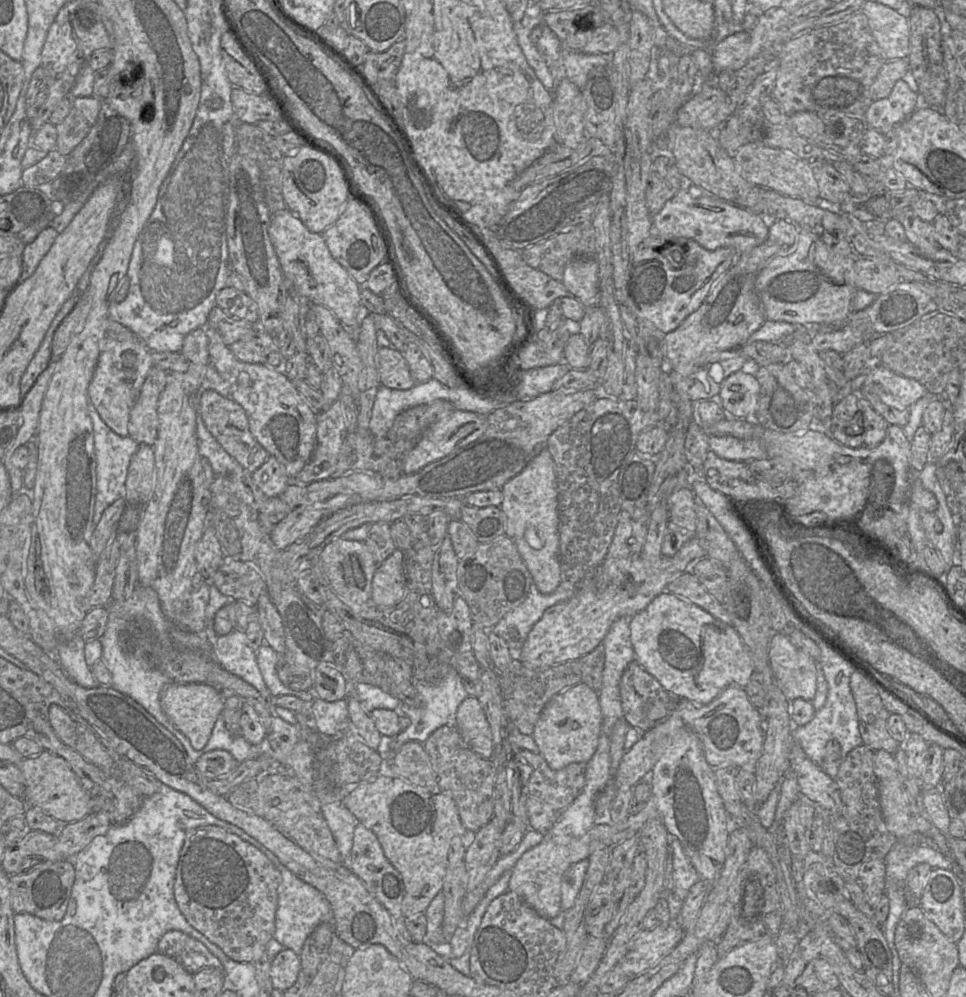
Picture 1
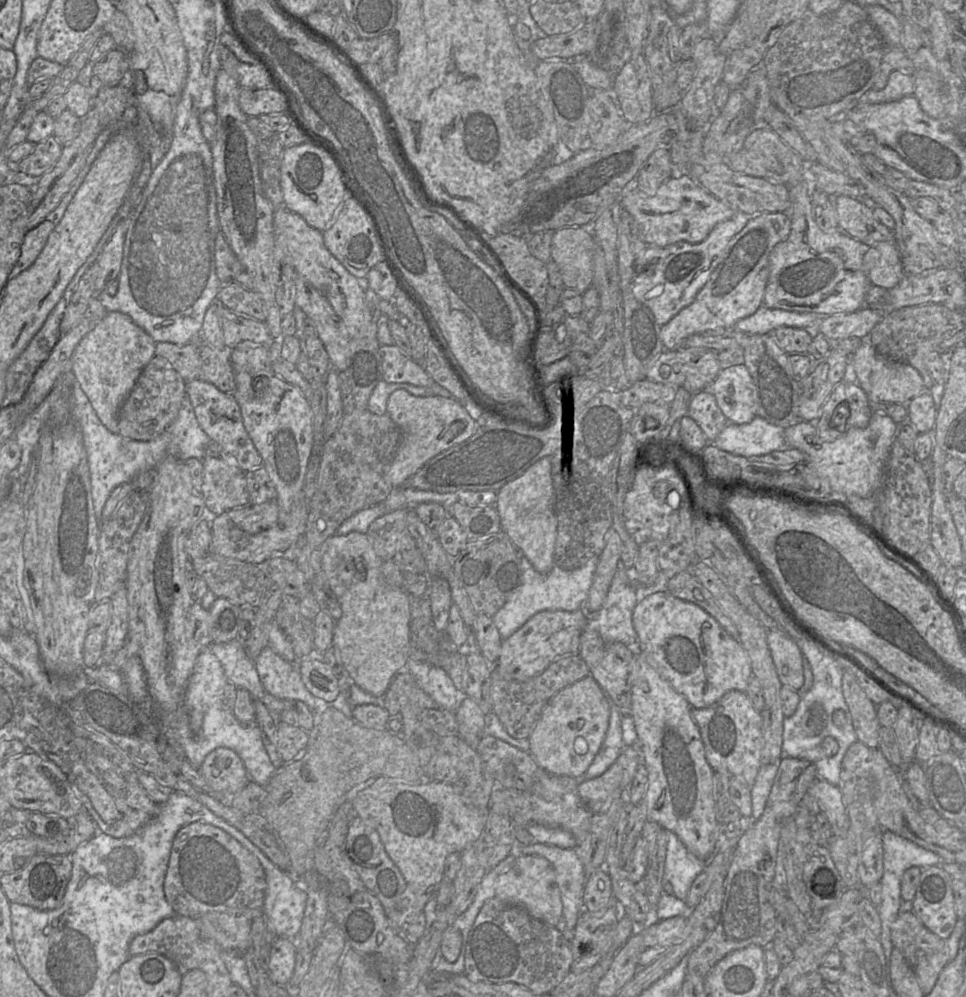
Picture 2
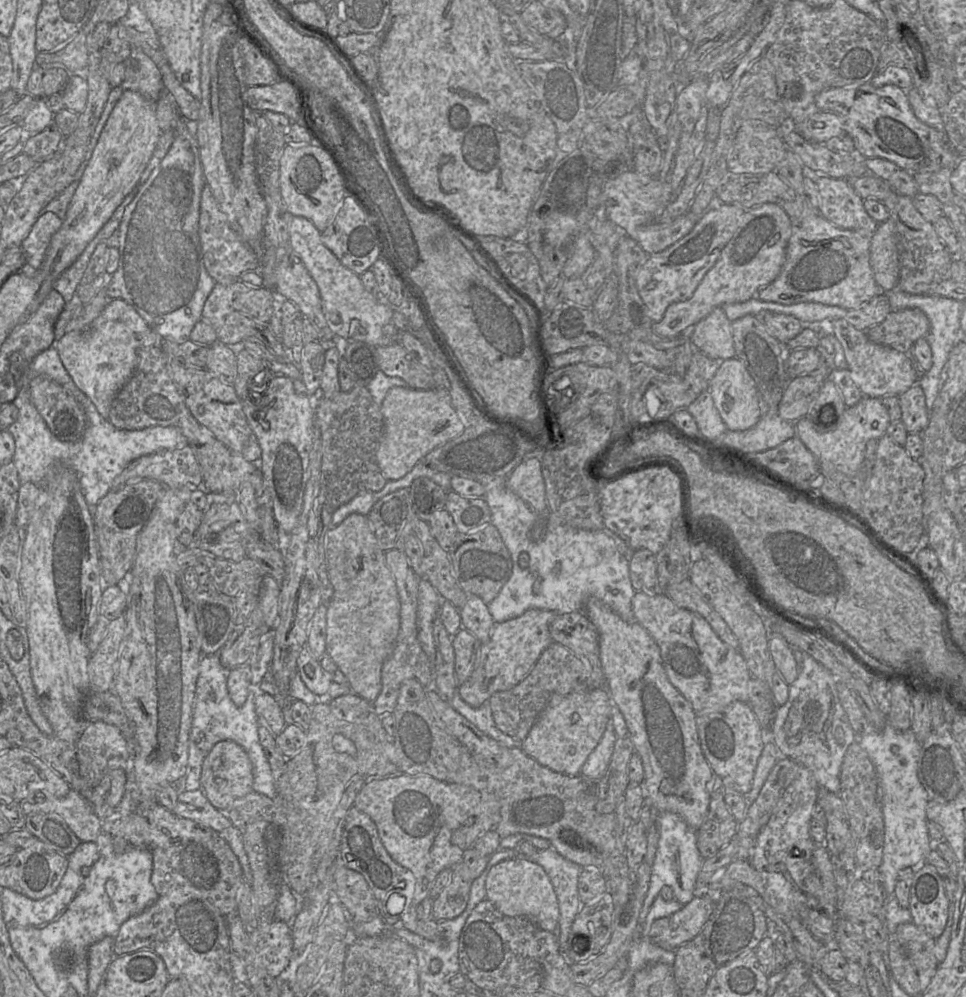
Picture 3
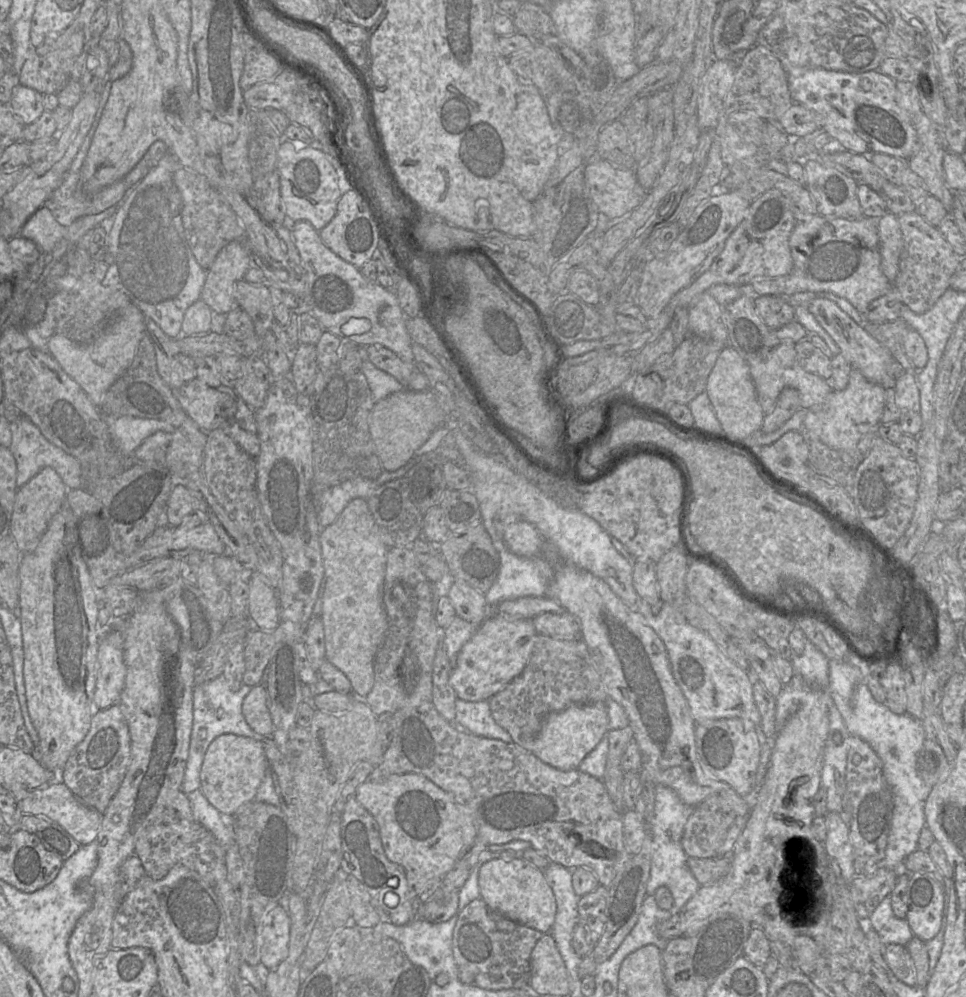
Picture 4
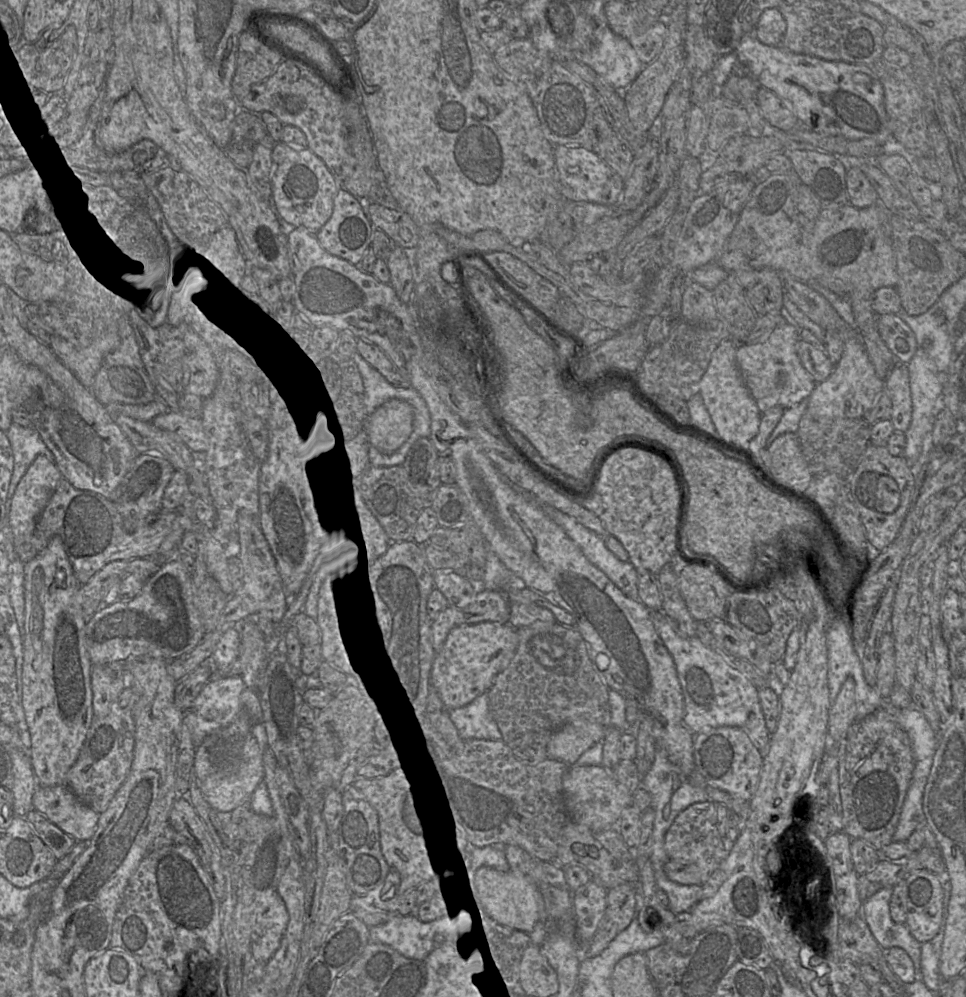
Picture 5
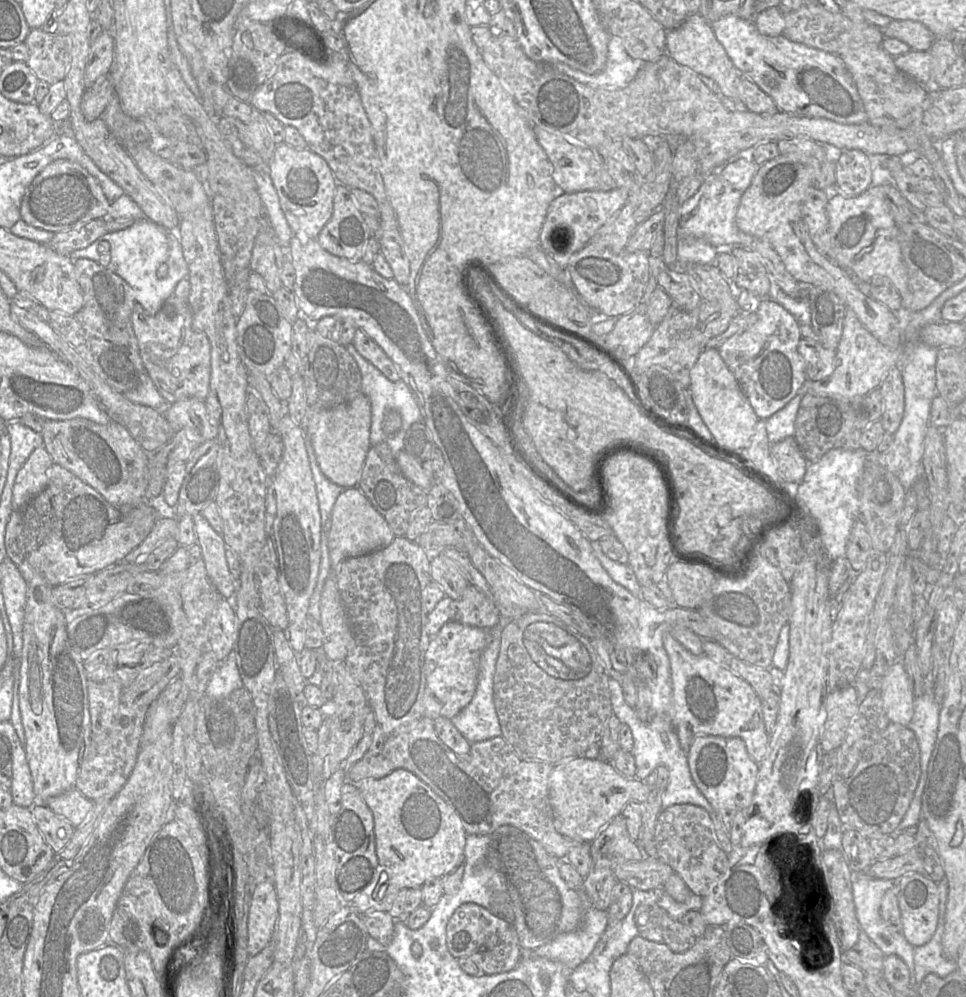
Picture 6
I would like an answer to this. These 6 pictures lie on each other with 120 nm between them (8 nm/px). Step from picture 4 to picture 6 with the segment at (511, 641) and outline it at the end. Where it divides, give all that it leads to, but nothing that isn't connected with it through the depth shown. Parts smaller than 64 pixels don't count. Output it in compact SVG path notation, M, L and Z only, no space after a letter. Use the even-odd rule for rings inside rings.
M458 622L444 624L438 634L431 637L425 653L423 717L451 719L468 705L476 690L480 657L488 642L488 630Z

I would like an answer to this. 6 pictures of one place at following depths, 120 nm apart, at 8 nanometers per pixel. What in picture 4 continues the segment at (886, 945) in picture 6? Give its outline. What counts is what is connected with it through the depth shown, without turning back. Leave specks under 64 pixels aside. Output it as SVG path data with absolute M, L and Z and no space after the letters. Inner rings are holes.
M890 895L886 896L873 911L867 920L867 926L878 933L885 945L906 946L914 937L907 920L894 915Z

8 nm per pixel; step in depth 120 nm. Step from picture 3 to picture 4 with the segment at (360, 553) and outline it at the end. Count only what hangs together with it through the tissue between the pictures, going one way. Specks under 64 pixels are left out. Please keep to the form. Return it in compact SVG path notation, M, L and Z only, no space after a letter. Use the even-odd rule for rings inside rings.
M362 498L351 500L336 521L322 529L320 546L325 580L320 614L324 628L325 660L349 679L354 696L365 699L374 684L374 660L388 627L383 588L390 549L383 542L383 535L368 509L366 500Z

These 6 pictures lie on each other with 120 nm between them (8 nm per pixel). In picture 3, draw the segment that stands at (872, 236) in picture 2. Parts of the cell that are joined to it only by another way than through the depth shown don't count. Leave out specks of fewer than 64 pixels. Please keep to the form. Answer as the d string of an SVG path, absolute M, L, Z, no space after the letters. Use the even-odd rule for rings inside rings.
M819 175L815 183L820 196L817 211L823 217L842 229L873 236L879 223L867 213L849 180Z

